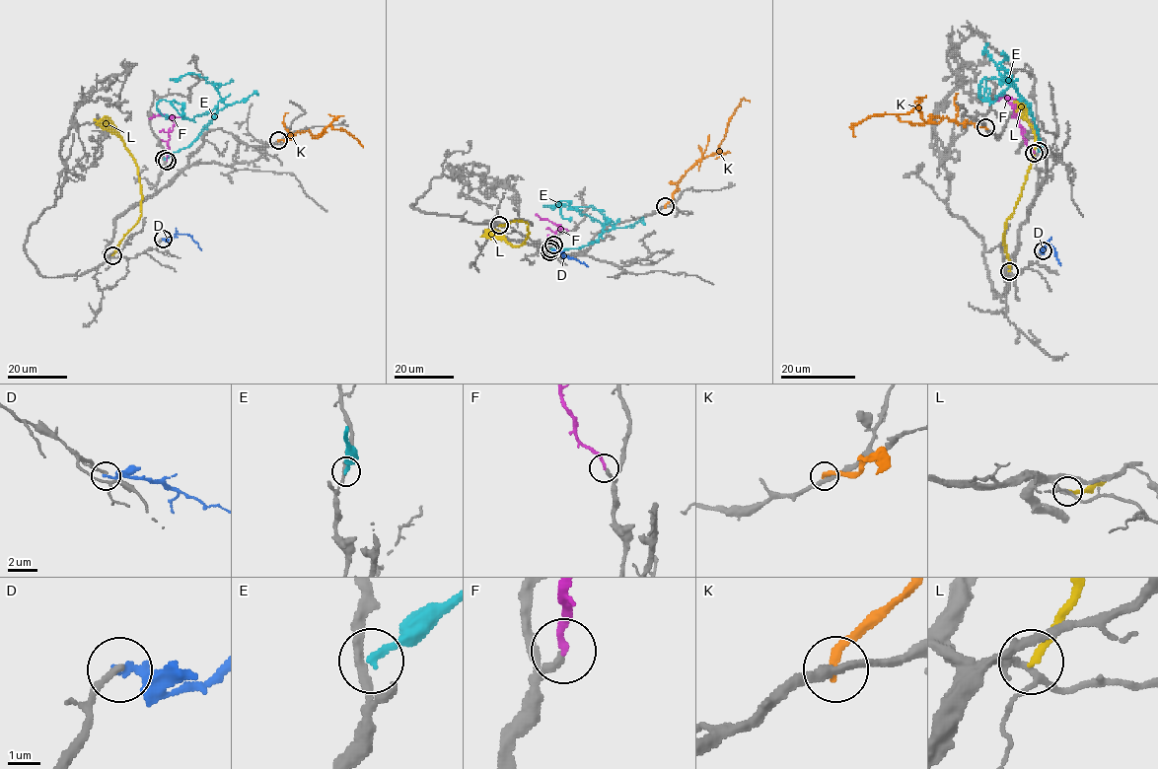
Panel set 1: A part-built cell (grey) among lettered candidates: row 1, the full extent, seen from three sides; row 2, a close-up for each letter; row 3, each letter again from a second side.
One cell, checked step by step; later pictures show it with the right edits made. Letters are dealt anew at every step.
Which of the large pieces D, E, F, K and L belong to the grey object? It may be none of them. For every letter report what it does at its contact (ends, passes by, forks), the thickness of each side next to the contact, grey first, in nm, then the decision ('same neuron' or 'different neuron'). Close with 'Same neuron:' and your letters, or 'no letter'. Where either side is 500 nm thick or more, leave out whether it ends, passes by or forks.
D: it ends there; 190 nm thick on the grey side, 220 nm on the other; different neuron
E: it ends there; 240 nm thick on the grey side, 240 nm on the other; different neuron
F: it ends there; 200 nm thick on the grey side, 200 nm on the other; same neuron
K: it ends there; 280 nm thick on the grey side, 280 nm on the other; different neuron
L: it ends there; 180 nm thick on the grey side, 240 nm on the other; different neuron
Same neuron: F

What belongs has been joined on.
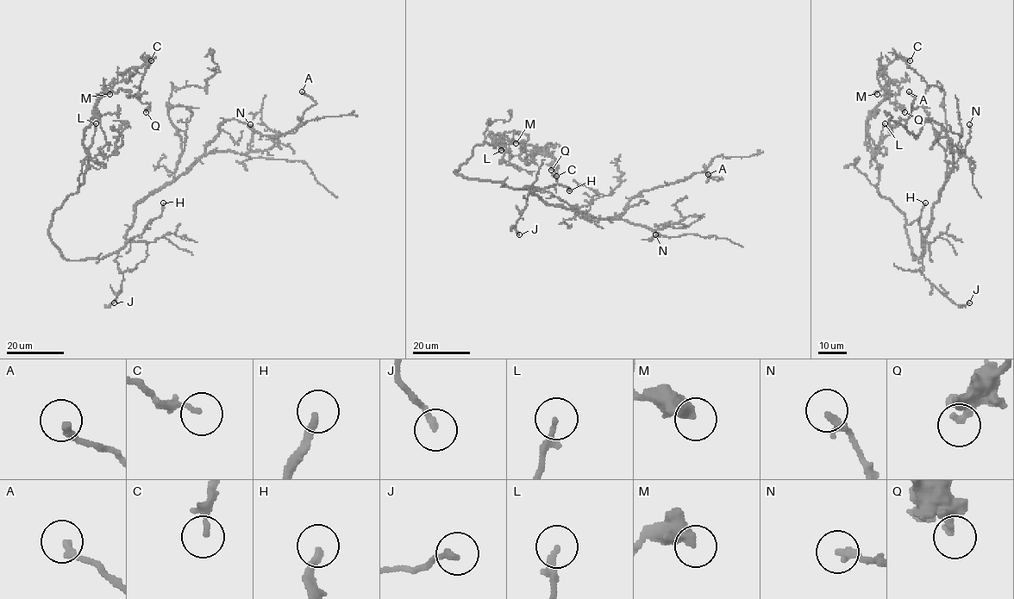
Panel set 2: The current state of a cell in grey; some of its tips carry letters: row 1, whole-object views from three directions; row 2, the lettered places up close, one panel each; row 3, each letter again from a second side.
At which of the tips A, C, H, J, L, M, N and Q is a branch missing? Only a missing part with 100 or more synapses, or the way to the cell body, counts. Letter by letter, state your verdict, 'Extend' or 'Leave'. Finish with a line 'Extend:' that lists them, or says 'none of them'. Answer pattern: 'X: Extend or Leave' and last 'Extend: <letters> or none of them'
A: Leave
C: Leave
H: Extend
J: Leave
L: Leave
M: Leave
N: Leave
Q: Leave
Extend: H

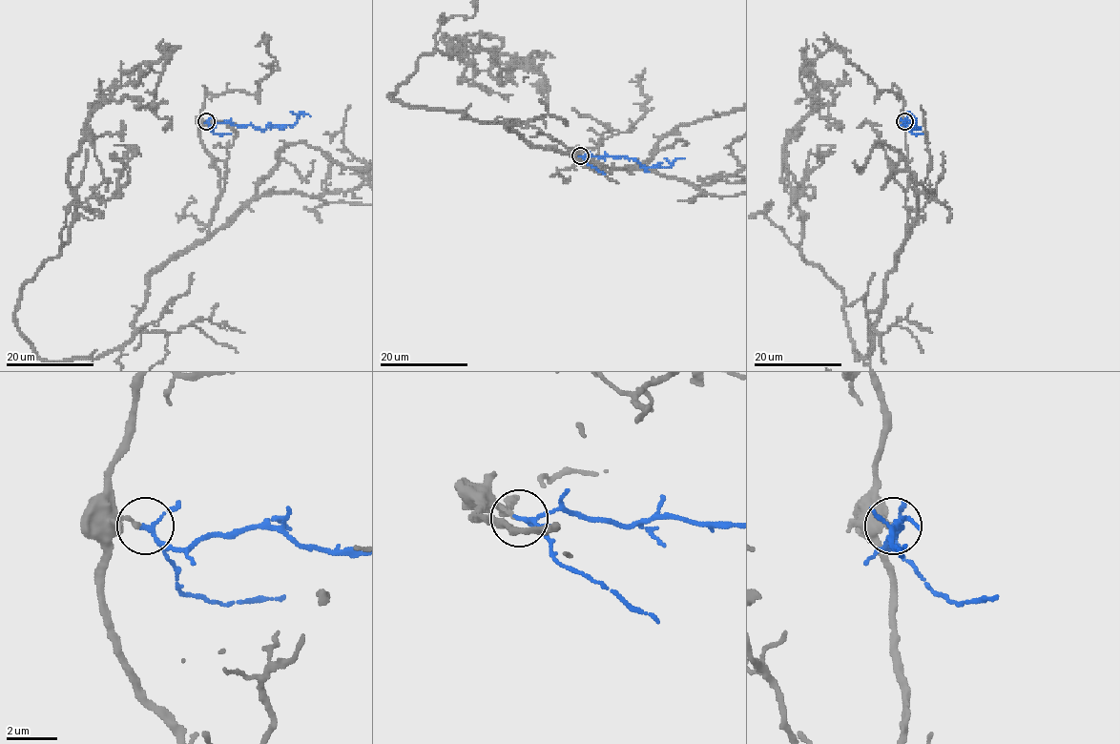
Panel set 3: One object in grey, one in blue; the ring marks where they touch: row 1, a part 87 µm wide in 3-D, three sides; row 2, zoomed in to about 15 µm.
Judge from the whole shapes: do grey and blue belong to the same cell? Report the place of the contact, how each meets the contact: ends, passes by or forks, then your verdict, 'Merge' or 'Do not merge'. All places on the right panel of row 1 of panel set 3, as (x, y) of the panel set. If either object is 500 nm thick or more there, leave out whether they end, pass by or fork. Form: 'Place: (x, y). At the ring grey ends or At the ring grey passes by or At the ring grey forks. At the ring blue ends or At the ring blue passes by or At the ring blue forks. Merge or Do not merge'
Place: (904, 121). At the ring grey ends. At the ring blue forks. Merge

